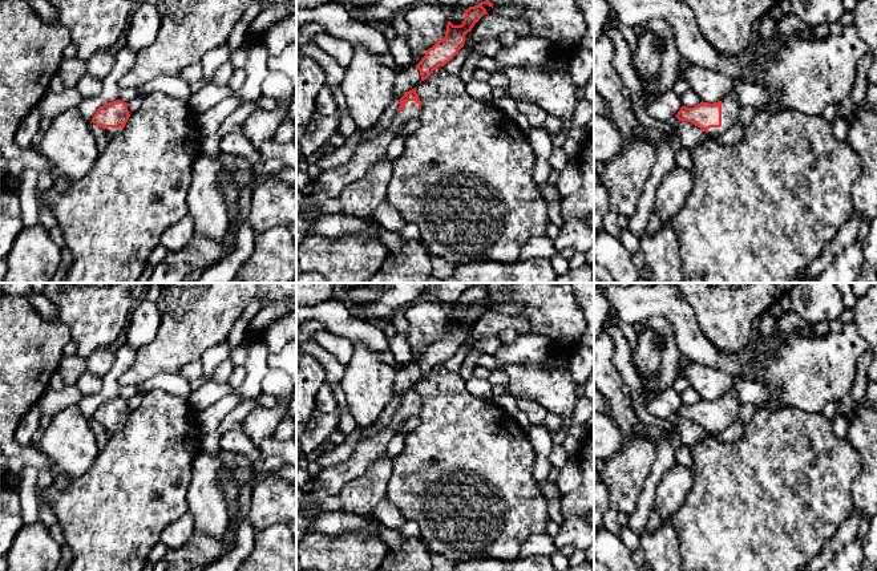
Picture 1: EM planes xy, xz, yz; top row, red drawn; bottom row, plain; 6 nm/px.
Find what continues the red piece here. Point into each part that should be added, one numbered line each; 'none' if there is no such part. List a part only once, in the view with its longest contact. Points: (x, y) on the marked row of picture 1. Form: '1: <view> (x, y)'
1: yz (731, 106)

